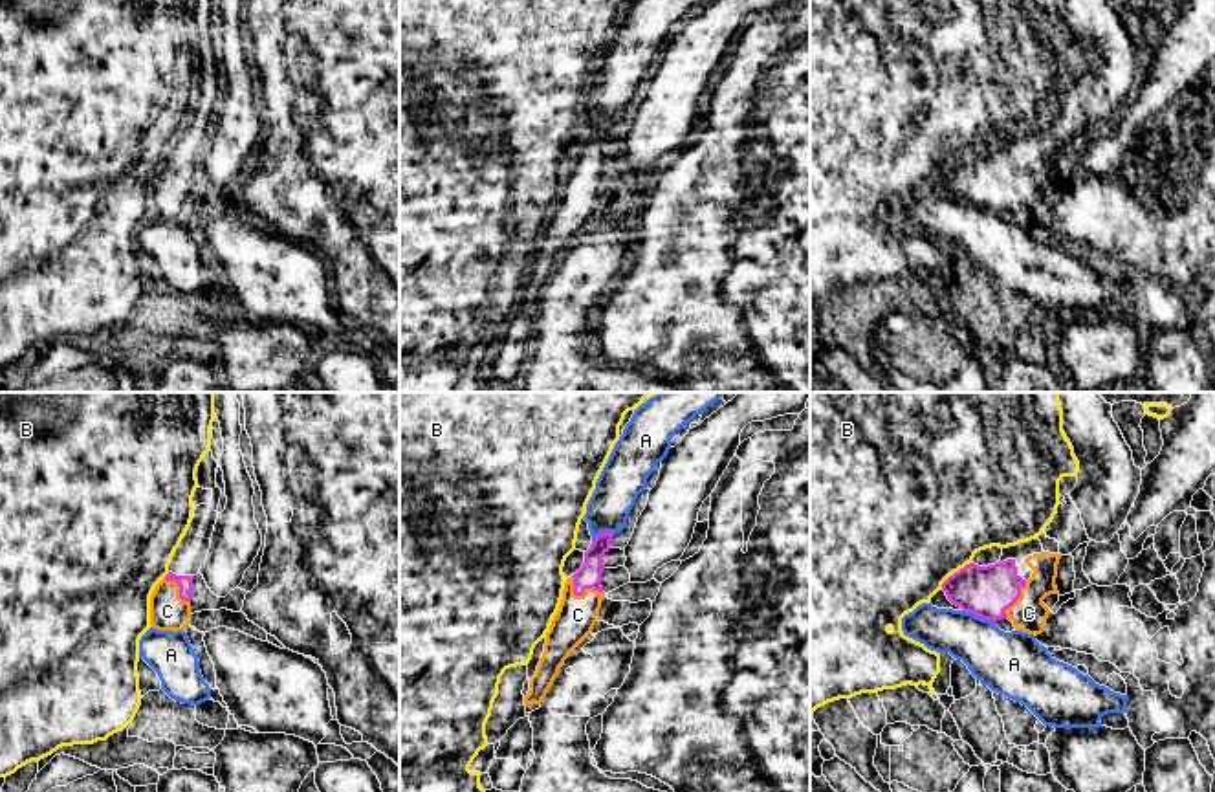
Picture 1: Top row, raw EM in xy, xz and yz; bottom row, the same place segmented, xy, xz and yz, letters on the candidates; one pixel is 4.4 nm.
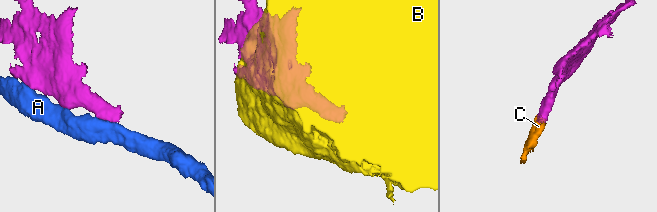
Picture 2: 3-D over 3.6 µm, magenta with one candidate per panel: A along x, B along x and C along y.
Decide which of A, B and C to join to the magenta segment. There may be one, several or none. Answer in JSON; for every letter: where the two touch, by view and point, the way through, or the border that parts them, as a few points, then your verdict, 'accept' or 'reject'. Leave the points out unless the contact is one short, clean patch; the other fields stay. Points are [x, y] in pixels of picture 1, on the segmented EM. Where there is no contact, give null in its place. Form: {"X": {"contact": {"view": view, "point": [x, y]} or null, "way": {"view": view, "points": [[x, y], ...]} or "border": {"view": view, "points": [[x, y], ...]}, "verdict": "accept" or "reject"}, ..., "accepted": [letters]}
{"A": {"contact": {"view": "yz", "point": [979, 616]}, "verdict": "reject"}, "B": {"contact": {"view": "yz", "point": [955, 572]}, "verdict": "reject"}, "C": {"contact": {"view": "xz", "point": [581, 594]}, "verdict": "accept"}, "accepted": ["C"]}

